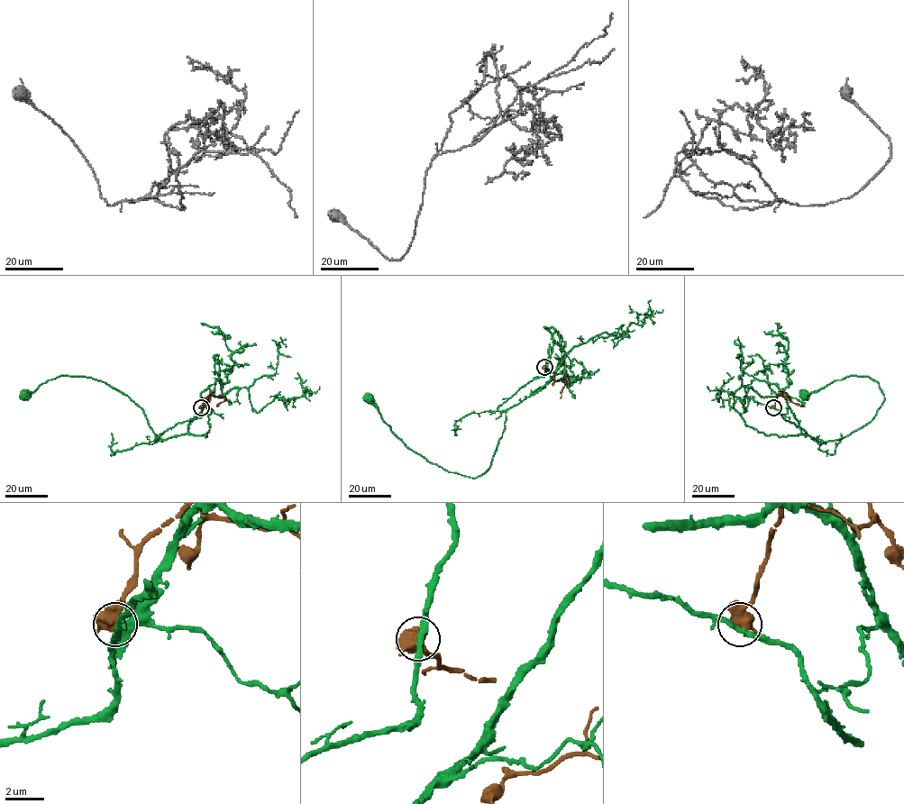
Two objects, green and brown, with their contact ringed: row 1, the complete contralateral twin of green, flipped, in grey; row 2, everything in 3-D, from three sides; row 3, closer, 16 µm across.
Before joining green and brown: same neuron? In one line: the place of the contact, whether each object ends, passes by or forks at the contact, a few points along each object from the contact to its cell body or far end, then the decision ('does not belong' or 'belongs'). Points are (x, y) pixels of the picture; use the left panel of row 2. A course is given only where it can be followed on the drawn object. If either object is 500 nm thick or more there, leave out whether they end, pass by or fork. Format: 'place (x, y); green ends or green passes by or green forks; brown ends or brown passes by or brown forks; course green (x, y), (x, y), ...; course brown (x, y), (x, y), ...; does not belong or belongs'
place (201, 407); green passes by; brown forks; course green (201, 407), (198, 417), (178, 423), (154, 441), (162, 442), (143, 410), (91, 378), (59, 375), (25, 396); course brown (201, 407), (211, 392), (212, 396), (225, 399), (217, 406); does not belong

